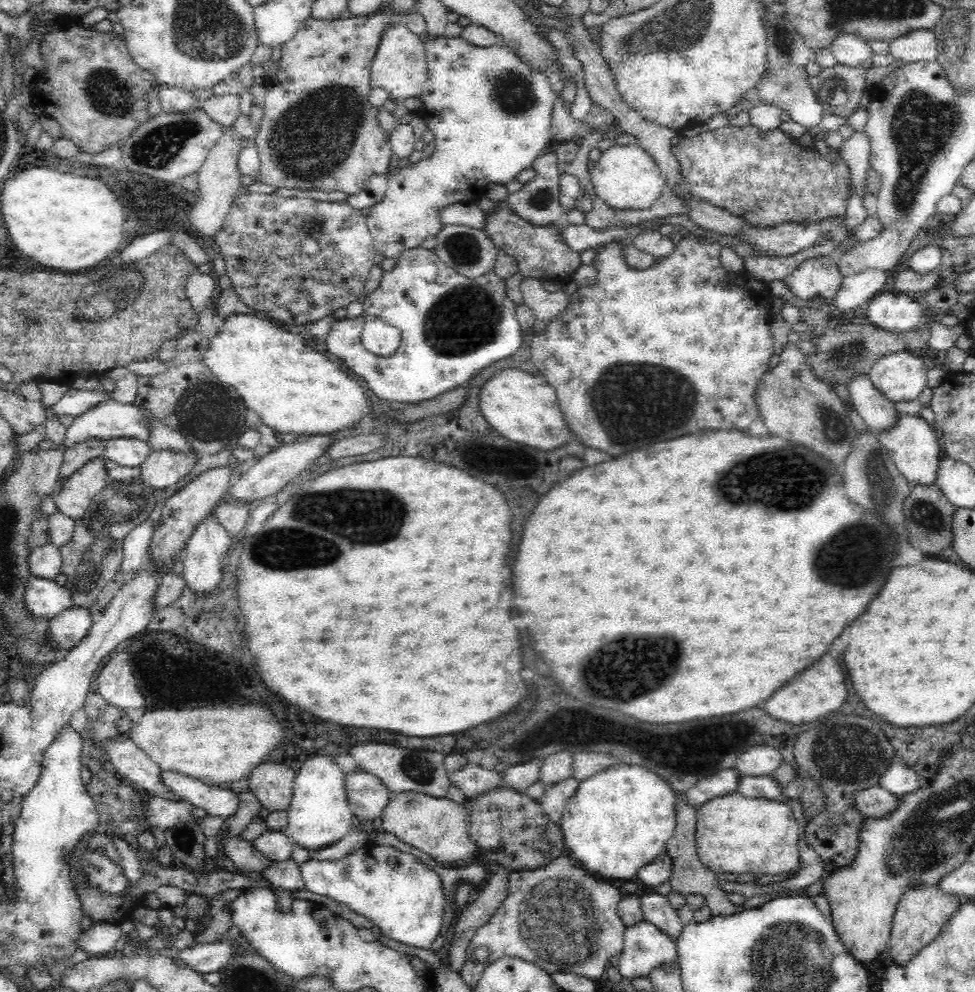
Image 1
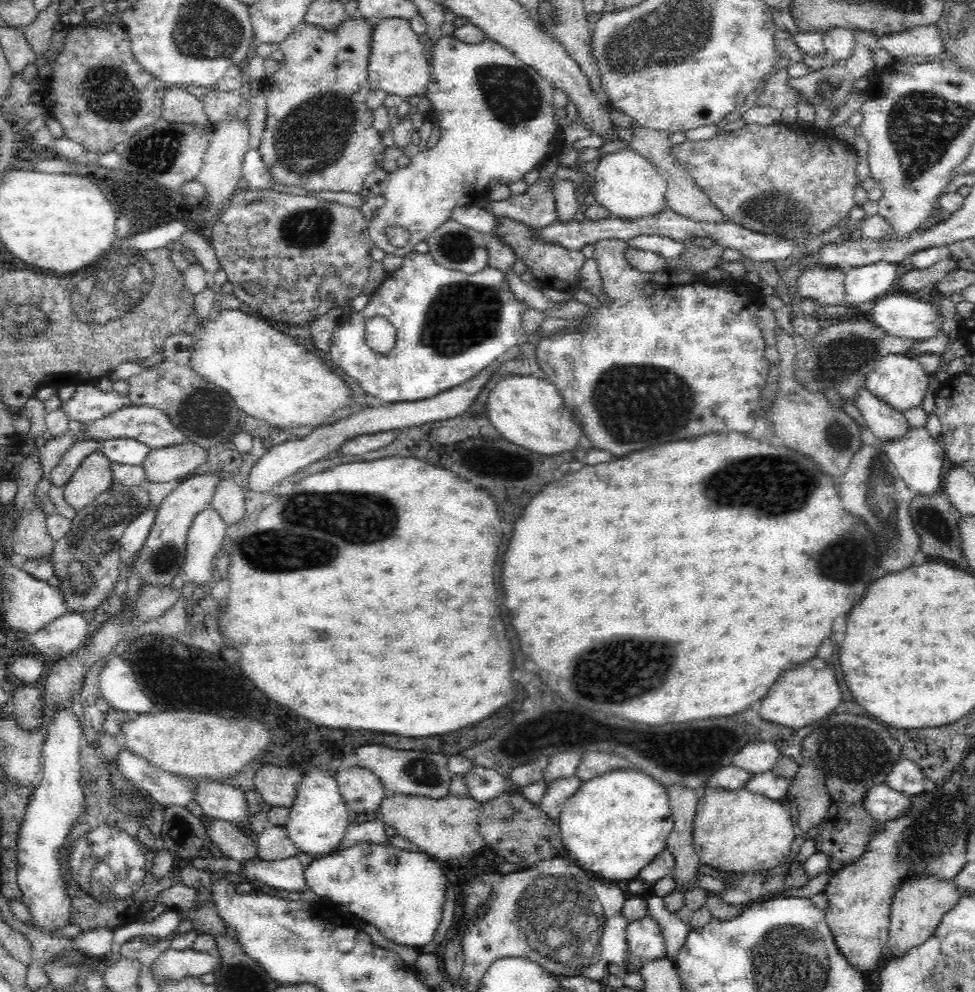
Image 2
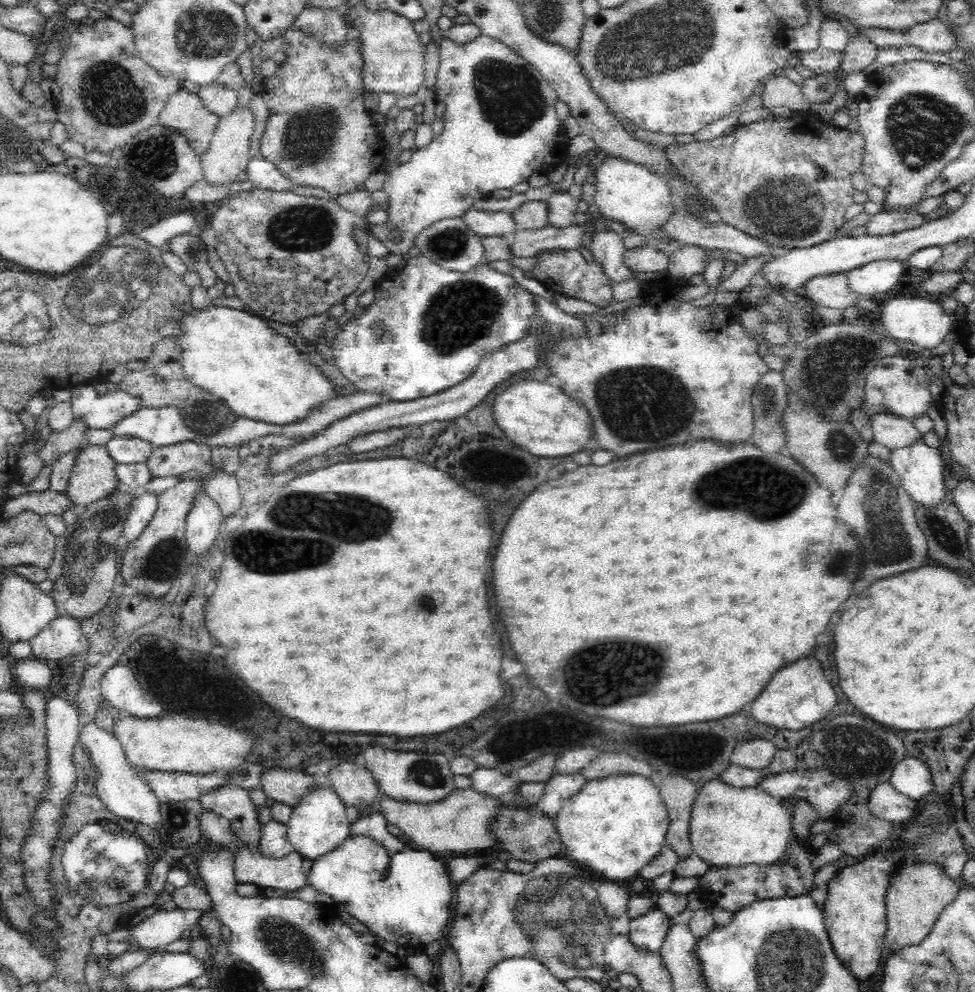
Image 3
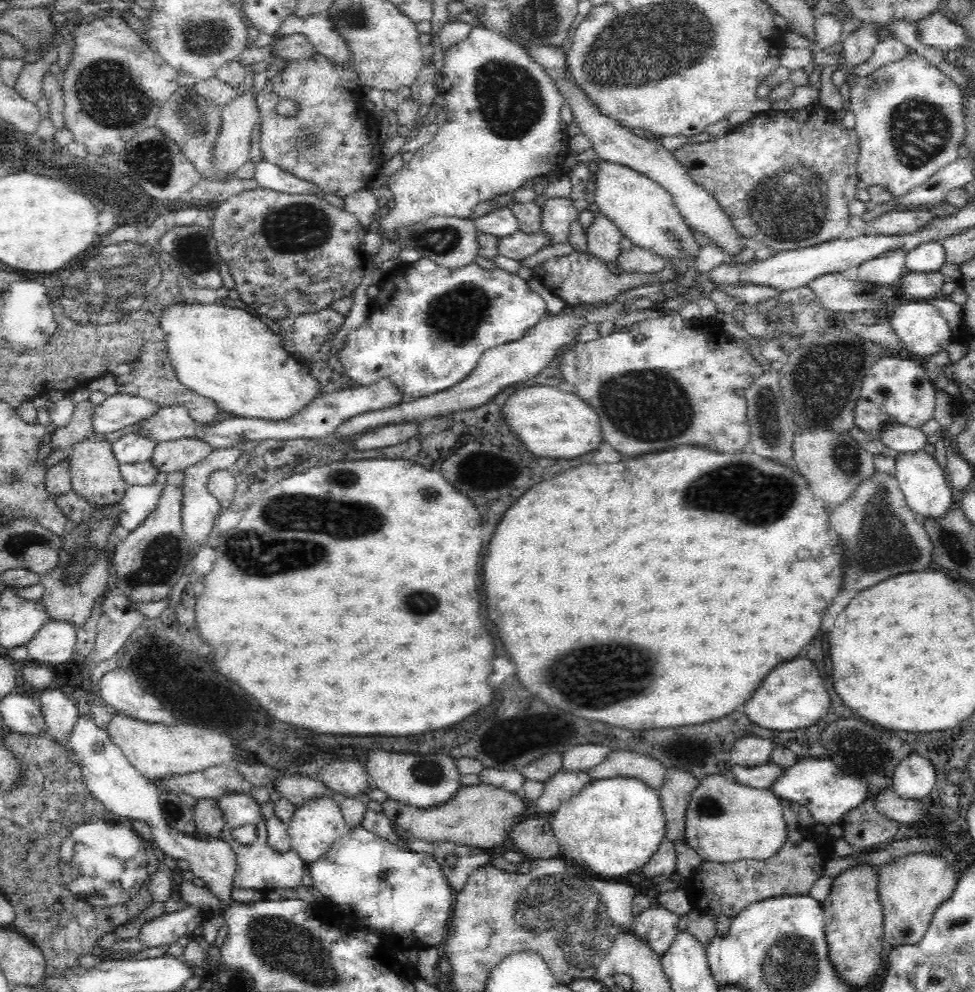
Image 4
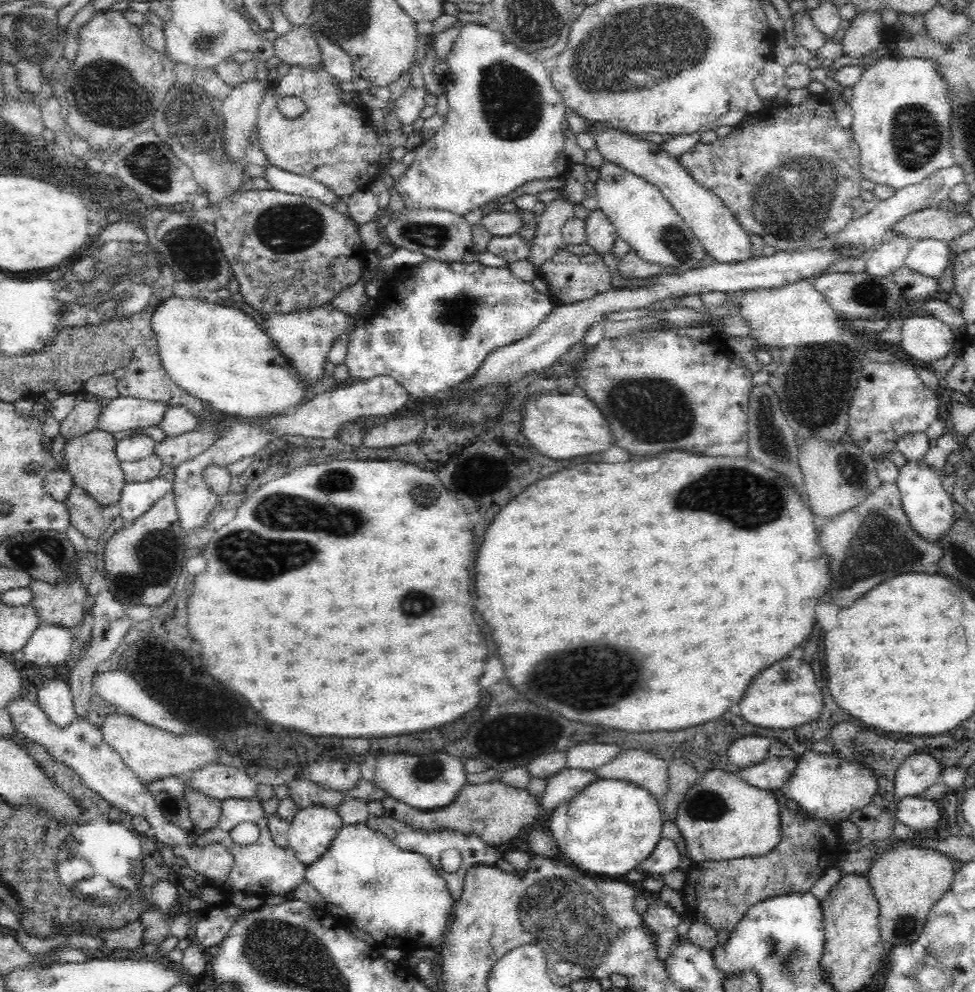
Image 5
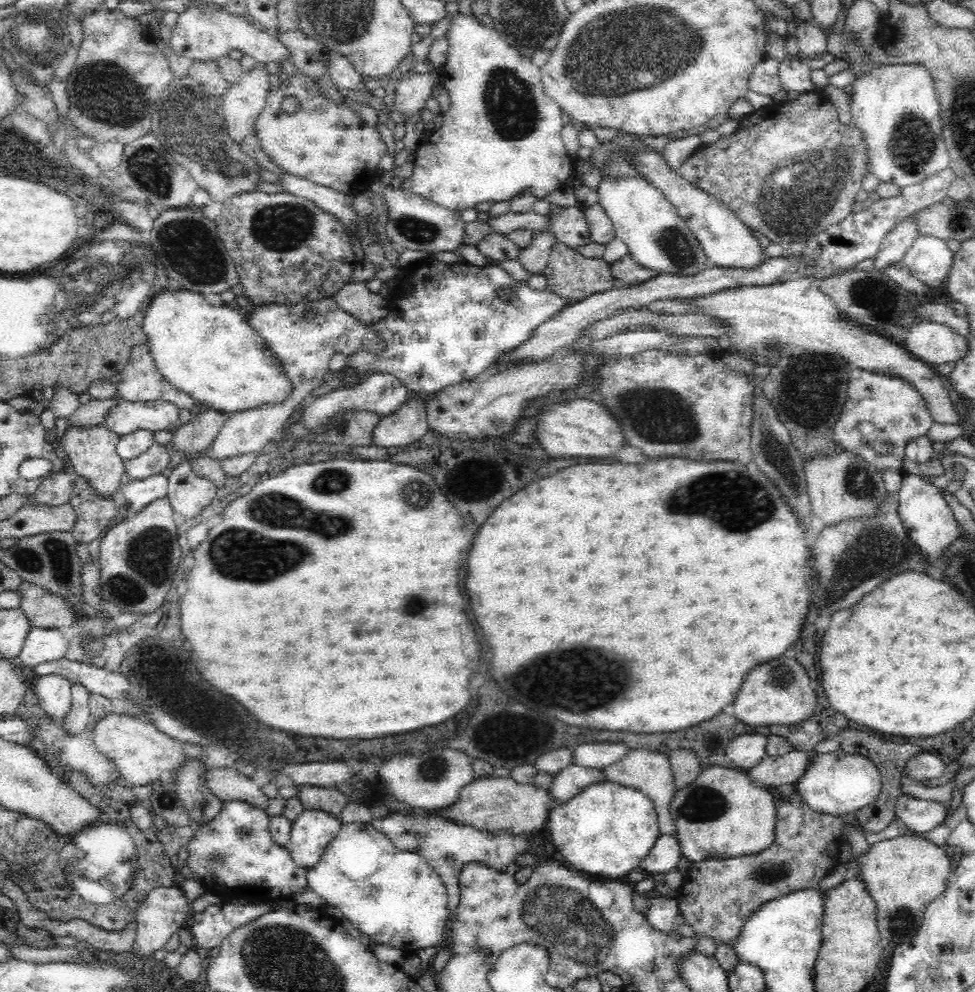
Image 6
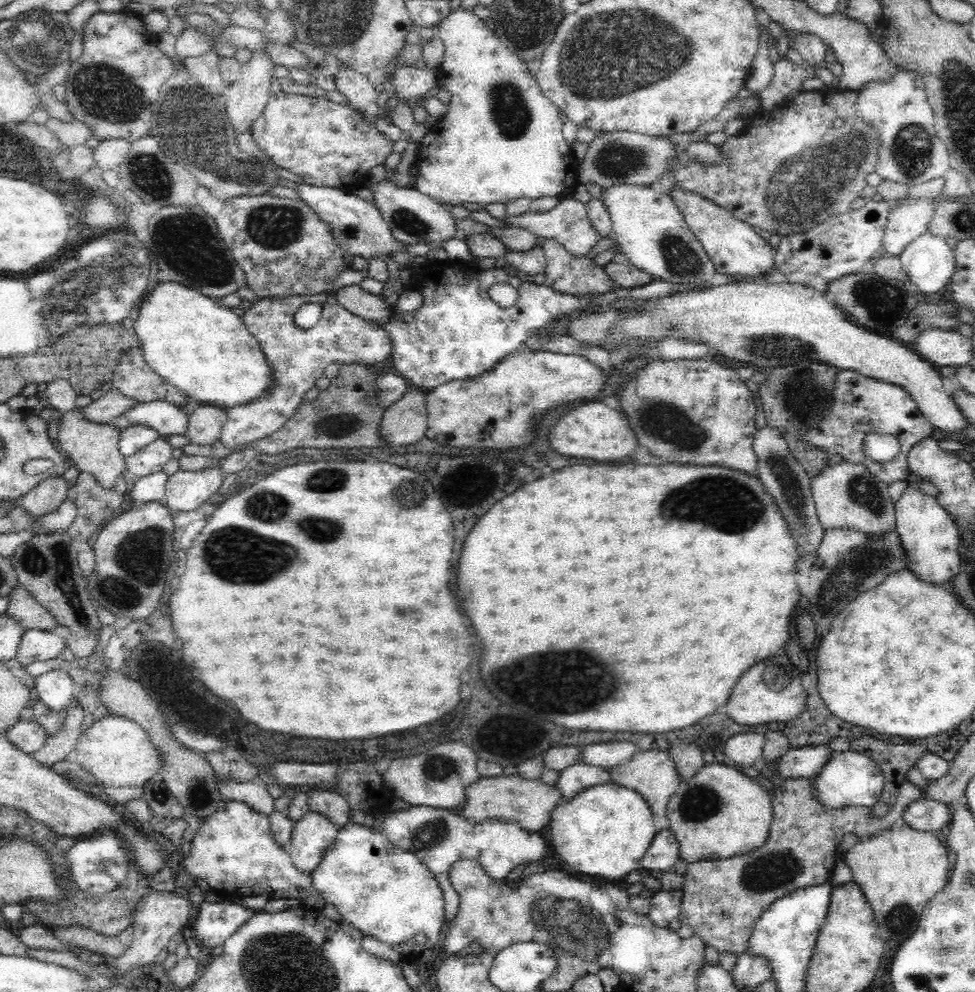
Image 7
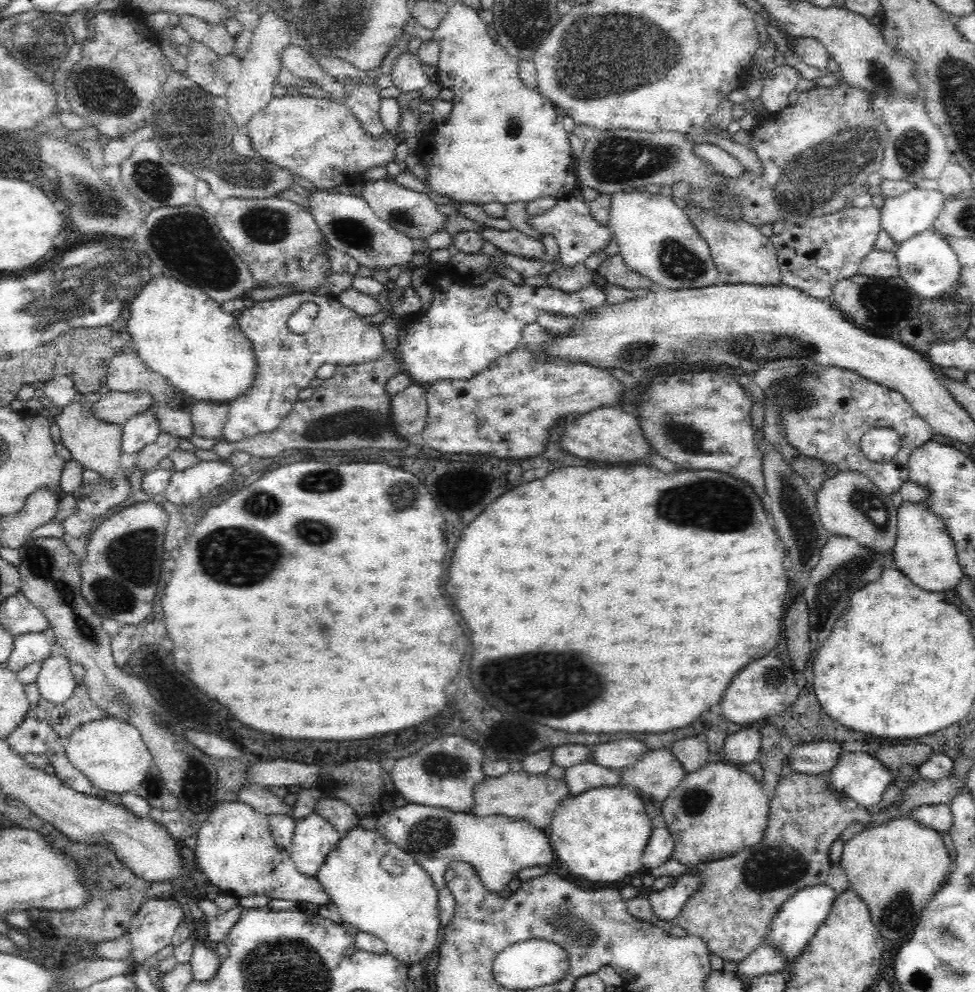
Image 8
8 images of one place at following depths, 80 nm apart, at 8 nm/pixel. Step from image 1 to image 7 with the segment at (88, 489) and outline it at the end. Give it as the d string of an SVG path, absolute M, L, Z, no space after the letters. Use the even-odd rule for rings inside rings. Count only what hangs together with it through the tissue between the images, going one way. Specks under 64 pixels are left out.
M74 409L62 415L58 439L55 442L60 452L64 453L70 465L78 471L88 472L96 483L104 489L114 489L118 476L125 469L125 458L119 451L120 432L112 424L91 423L83 417L81 409Z

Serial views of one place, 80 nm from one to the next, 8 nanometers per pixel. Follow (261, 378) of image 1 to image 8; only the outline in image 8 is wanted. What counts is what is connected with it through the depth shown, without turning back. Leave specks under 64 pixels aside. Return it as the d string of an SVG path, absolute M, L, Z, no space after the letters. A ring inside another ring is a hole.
M154 274L129 302L128 331L132 335L133 348L144 365L162 375L173 387L186 392L187 398L191 397L194 402L210 401L229 406L236 397L252 388L258 366L252 344L240 330L238 319L223 312L219 305L196 287L168 277L158 278Z

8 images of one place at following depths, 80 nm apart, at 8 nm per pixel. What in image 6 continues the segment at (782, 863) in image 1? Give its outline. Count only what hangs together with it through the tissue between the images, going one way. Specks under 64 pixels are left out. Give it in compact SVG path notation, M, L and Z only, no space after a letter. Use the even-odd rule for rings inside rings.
M720 765L706 767L692 782L673 795L670 813L676 825L676 835L681 852L689 861L702 862L708 858L734 858L752 856L768 850L776 840L776 804L768 789L758 787L744 771L730 770Z

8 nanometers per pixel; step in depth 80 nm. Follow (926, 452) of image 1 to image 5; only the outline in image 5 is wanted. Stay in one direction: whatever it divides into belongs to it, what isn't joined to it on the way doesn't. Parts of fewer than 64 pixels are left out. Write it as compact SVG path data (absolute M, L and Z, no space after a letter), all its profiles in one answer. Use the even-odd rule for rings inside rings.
M906 460L906 463L898 466L897 487L901 492L905 516L909 518L911 527L926 541L933 544L942 538L942 534L948 532L952 526L954 517L959 509L954 499L942 487L942 477L934 467L921 460Z

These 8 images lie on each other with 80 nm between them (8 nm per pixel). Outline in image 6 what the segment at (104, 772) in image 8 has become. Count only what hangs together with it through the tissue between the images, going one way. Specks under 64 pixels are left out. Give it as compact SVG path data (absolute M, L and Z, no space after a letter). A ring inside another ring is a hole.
M119 710L105 715L92 731L92 741L97 752L103 754L107 760L115 762L115 768L130 787L146 786L154 782L161 782L167 777L174 777L182 770L181 766L188 759L201 758L200 744L178 742L171 736L160 732L152 723L139 717L132 717Z

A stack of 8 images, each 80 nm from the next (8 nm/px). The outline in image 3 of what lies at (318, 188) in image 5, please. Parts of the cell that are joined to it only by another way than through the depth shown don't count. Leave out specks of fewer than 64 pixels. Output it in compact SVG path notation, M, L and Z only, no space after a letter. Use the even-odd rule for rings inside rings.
M261 153L248 158L244 172L248 181L252 183L252 188L285 191L293 186L288 179L284 179L282 173L270 161L266 160Z

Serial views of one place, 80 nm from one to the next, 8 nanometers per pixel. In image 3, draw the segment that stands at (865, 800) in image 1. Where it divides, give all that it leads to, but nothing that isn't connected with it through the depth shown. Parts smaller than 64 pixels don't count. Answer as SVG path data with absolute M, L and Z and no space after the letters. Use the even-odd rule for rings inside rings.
M890 783L880 784L876 786L876 790L873 790L872 794L869 795L867 808L875 818L886 821L892 824L902 823L908 821L912 815L917 812L918 802L910 800L906 796L900 794L894 789L894 786Z

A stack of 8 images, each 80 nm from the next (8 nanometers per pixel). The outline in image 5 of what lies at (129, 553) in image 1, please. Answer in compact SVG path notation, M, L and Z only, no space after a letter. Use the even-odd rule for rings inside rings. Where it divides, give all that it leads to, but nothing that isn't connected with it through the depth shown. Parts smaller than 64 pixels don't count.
M156 477L150 482L126 483L119 500L120 516L124 524L134 522L143 515L173 484L164 477Z

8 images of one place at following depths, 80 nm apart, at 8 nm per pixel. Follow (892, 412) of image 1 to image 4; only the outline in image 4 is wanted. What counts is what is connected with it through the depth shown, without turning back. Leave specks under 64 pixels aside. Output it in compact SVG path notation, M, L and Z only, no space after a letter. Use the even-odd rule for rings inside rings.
M884 423L877 438L884 446L896 452L922 450L927 440L927 436L920 429L912 429L908 425L898 423Z

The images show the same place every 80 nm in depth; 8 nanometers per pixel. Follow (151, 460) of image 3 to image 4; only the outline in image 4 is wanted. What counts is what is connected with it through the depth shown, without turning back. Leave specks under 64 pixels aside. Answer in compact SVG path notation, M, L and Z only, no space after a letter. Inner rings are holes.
M184 438L158 443L149 460L152 461L156 472L172 474L202 462L212 451L212 447L206 442Z

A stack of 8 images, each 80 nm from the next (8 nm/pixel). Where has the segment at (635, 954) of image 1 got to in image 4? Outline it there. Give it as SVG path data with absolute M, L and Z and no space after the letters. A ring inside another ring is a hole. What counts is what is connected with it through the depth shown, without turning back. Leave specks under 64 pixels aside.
M652 907L639 916L635 916L631 932L640 941L646 941L656 954L662 955L676 936L679 917L663 907Z

